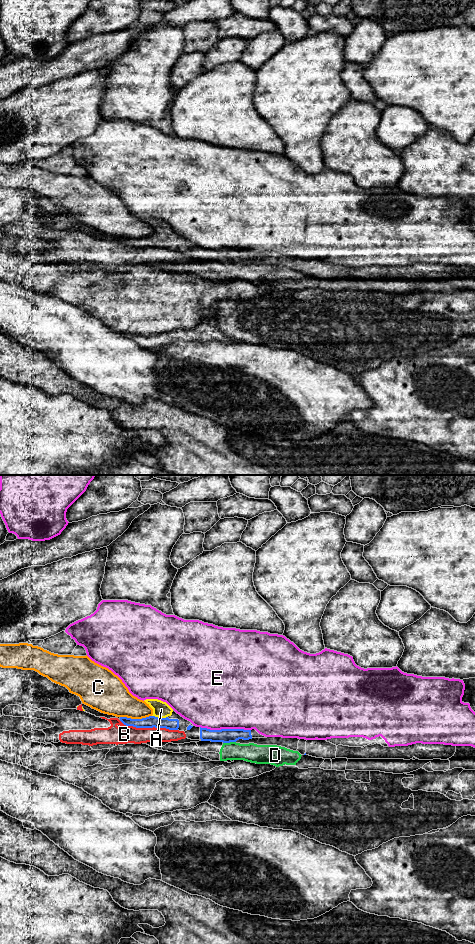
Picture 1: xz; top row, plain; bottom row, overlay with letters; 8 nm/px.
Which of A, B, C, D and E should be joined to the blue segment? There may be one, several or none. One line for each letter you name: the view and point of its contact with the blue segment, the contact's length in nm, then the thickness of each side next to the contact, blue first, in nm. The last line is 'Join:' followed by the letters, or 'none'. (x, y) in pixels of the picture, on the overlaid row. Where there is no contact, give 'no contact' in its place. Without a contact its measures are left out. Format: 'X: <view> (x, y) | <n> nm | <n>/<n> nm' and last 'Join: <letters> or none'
Join: none

